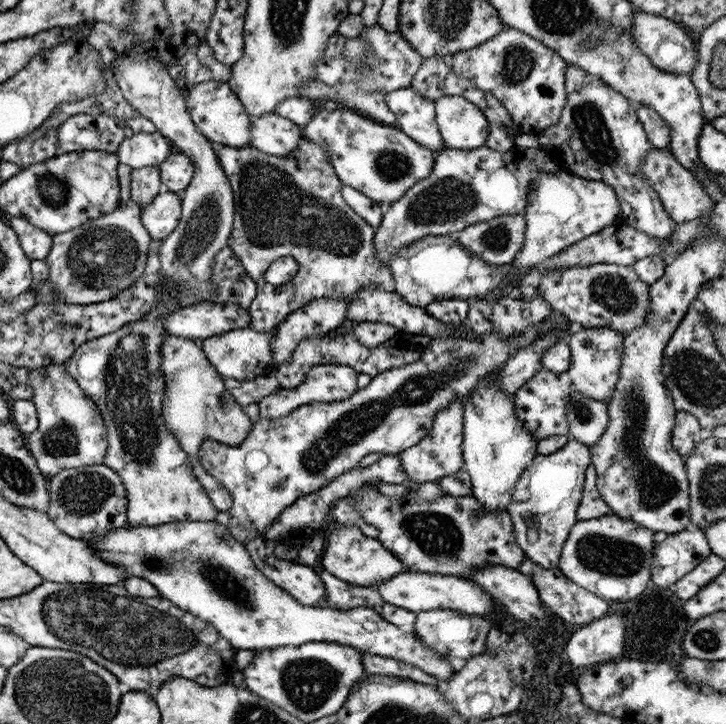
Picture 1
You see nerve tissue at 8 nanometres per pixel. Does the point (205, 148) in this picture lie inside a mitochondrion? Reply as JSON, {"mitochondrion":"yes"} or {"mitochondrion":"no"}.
{"mitochondrion":"no"}

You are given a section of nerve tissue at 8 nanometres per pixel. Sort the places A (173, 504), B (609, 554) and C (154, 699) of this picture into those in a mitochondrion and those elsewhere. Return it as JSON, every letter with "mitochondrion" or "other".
{"A":"other","B":"mitochondrion","C":"other"}

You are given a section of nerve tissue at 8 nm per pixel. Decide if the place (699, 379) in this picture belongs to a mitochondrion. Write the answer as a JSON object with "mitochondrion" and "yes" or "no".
{"mitochondrion":"yes"}

